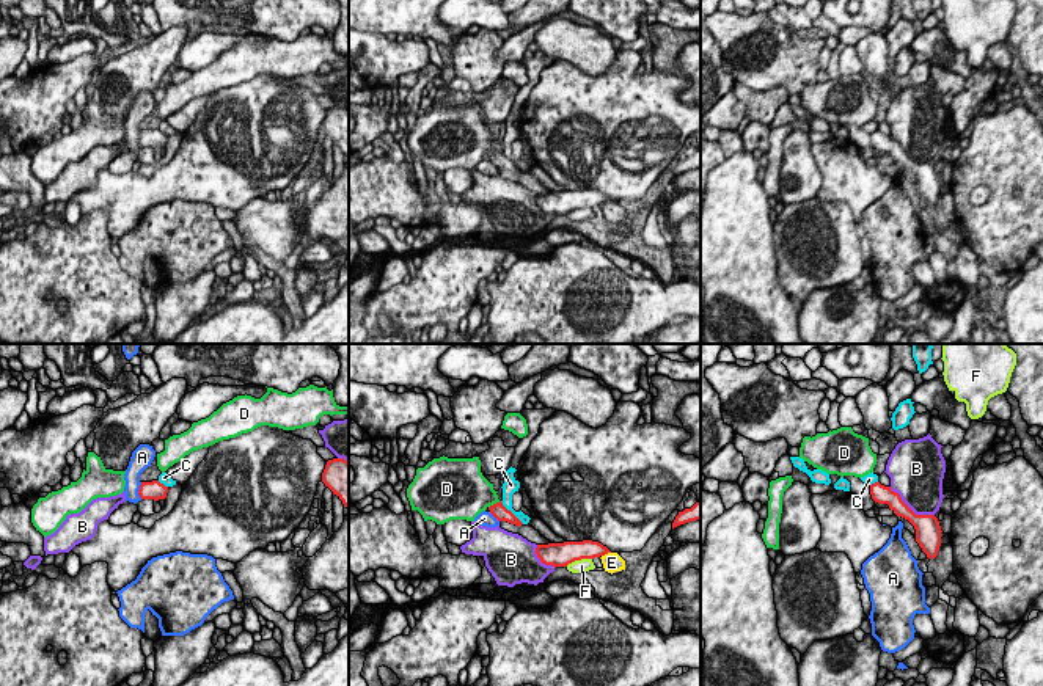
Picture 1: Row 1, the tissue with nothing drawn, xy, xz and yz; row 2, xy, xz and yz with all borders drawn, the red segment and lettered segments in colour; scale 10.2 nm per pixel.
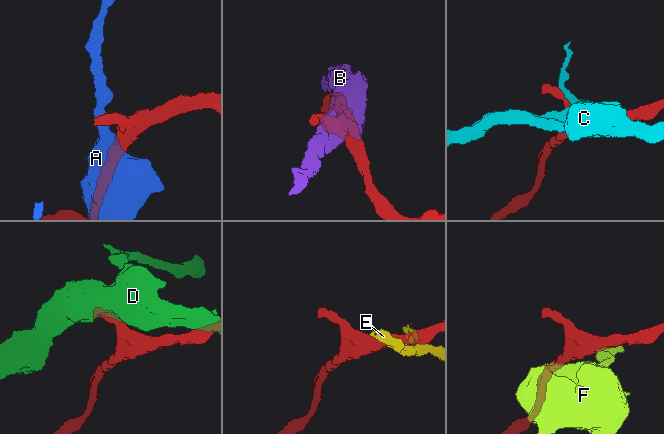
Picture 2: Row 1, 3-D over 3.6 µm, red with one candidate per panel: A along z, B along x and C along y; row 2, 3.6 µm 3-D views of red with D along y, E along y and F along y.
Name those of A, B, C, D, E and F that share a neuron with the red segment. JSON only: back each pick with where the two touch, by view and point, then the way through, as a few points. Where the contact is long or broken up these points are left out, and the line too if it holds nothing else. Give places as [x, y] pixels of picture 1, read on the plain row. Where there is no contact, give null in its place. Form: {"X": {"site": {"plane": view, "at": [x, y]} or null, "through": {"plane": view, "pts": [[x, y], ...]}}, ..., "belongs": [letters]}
{"belongs": []}

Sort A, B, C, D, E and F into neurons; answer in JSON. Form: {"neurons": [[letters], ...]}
{"neurons": [["A"], ["B"], ["C", "E"], ["D"], ["F"]]}

